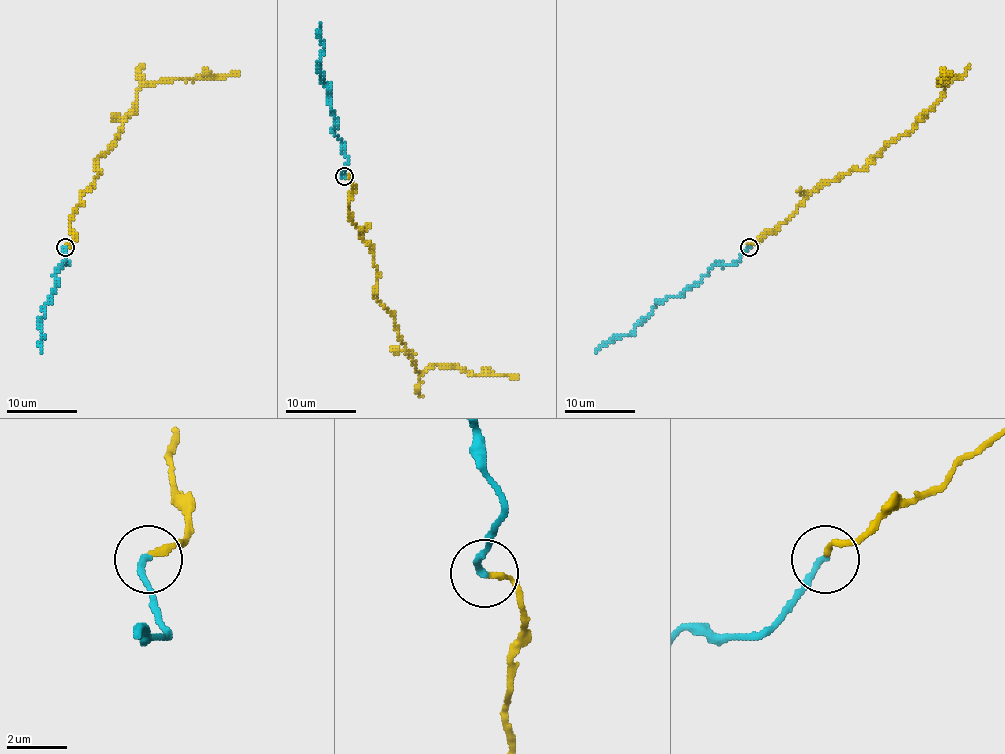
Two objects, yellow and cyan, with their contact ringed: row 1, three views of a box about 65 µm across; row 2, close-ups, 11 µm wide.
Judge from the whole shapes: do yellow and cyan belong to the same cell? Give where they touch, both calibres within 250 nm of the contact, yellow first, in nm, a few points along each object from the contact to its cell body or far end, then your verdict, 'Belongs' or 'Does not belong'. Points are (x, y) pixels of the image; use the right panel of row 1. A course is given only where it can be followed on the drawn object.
Place: (749, 247). Thickness 200 nm (yellow) against 240 nm. Course of yellow: (748, 246), (822, 181), (862, 169), (906, 134), (933, 106), (943, 90), (938, 81), (950, 70). Course of cyan: (748, 246), (732, 264), (715, 264), (679, 296), (662, 299), (630, 334), (614, 336), (595, 352). Belongs

